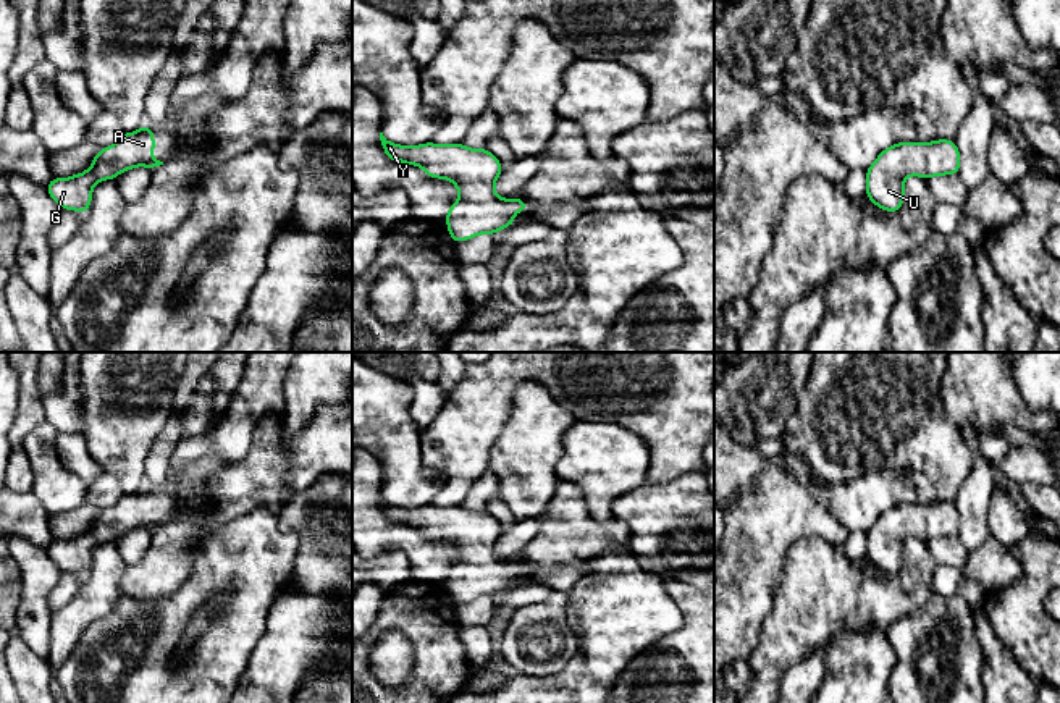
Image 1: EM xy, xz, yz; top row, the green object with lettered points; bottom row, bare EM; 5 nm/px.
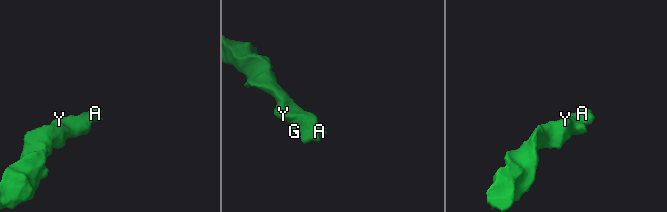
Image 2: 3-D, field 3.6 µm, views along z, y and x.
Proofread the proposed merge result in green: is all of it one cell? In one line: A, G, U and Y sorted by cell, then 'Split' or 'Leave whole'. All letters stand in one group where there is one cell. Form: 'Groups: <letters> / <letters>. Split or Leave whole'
Groups: A G U Y. Leave whole

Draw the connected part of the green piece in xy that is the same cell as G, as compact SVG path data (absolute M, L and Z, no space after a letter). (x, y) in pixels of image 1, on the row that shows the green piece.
M142 126L134 133L124 133L113 145L103 147L94 157L90 168L69 178L53 178L47 184L47 192L63 210L76 210L86 213L92 202L92 189L99 181L115 179L123 171L136 166L157 168L163 162L155 160L155 137L150 126Z

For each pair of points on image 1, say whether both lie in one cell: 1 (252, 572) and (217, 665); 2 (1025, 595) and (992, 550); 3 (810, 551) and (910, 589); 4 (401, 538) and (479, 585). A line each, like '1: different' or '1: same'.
1: same
2: different
3: same
4: different

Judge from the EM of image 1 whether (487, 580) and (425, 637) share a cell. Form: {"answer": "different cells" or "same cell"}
{"answer": "different cells"}

